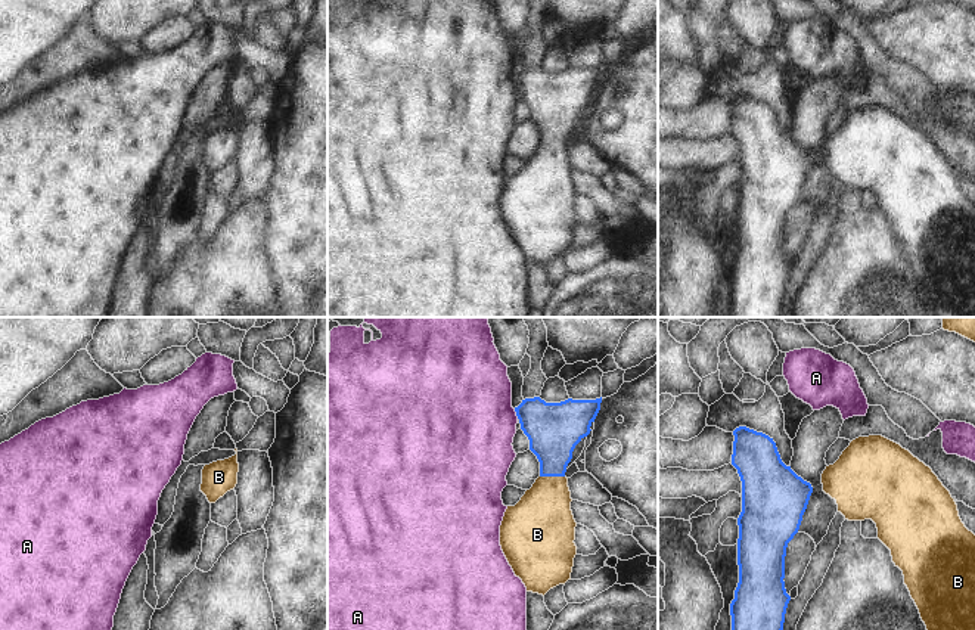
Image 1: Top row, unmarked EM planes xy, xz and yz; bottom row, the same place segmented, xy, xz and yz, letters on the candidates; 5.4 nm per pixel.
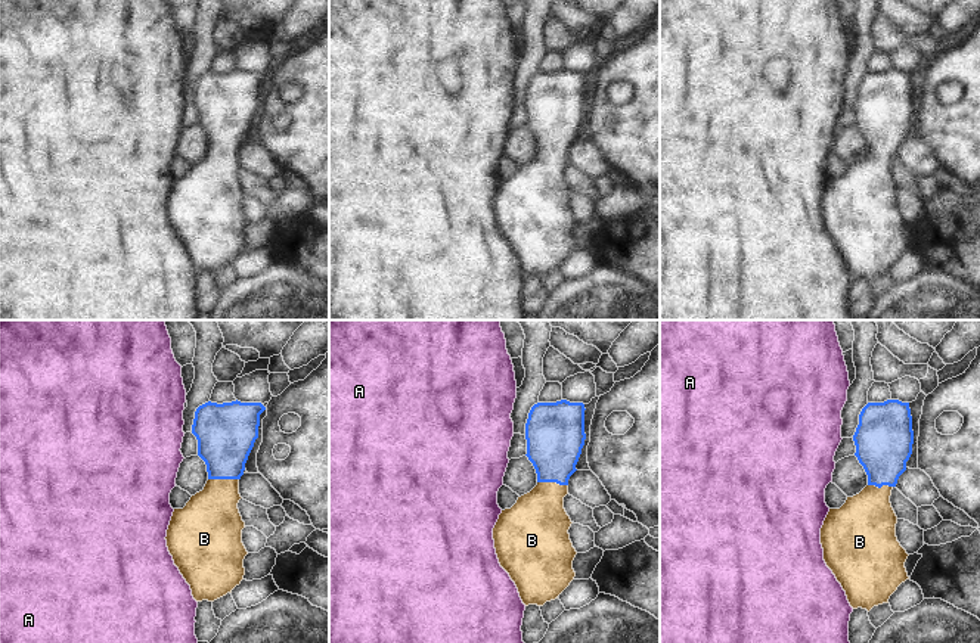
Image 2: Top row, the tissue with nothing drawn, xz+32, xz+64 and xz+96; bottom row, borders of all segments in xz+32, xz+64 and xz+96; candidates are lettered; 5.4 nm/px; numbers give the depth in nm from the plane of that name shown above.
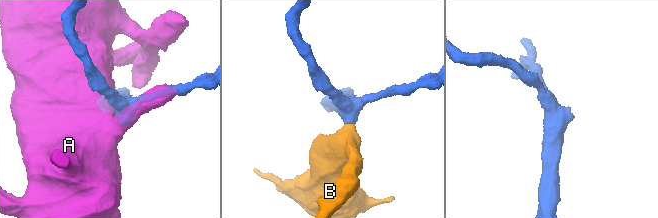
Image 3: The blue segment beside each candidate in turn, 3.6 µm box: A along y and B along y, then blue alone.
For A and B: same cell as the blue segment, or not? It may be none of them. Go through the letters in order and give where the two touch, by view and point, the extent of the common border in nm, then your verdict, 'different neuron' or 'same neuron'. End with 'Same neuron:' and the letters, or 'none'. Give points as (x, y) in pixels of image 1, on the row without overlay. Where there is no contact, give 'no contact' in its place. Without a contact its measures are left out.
A: contact xz (517, 83); length 60 nm; different neuron
B: contact xz (552, 145); length 140 nm; same neuron
Same neuron: B

